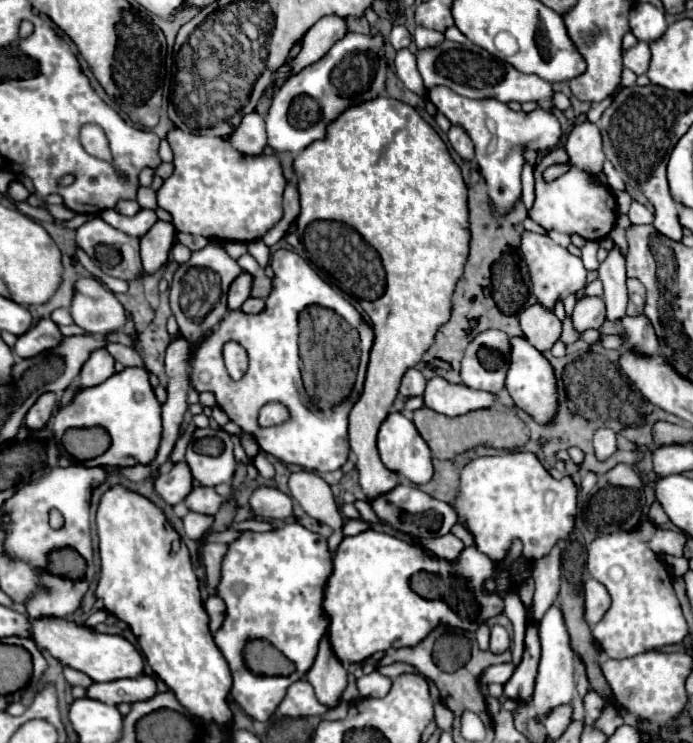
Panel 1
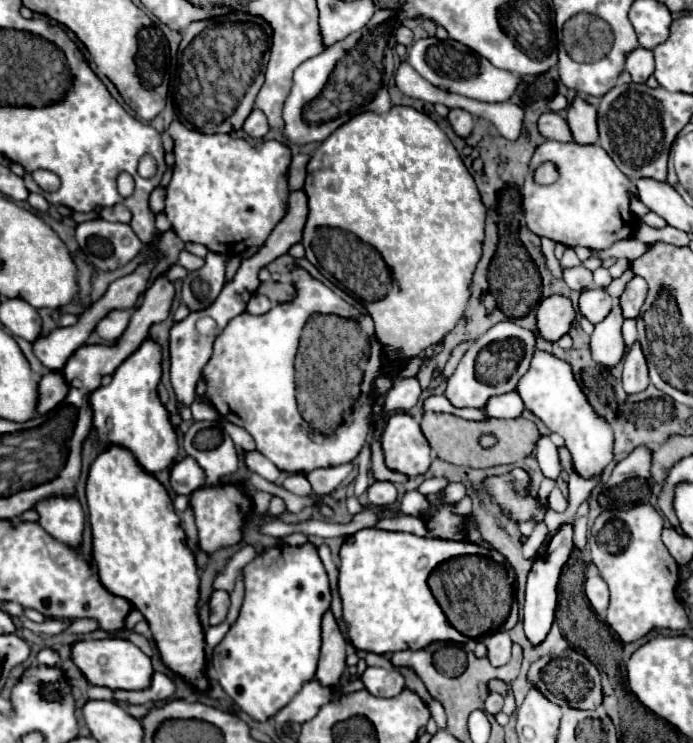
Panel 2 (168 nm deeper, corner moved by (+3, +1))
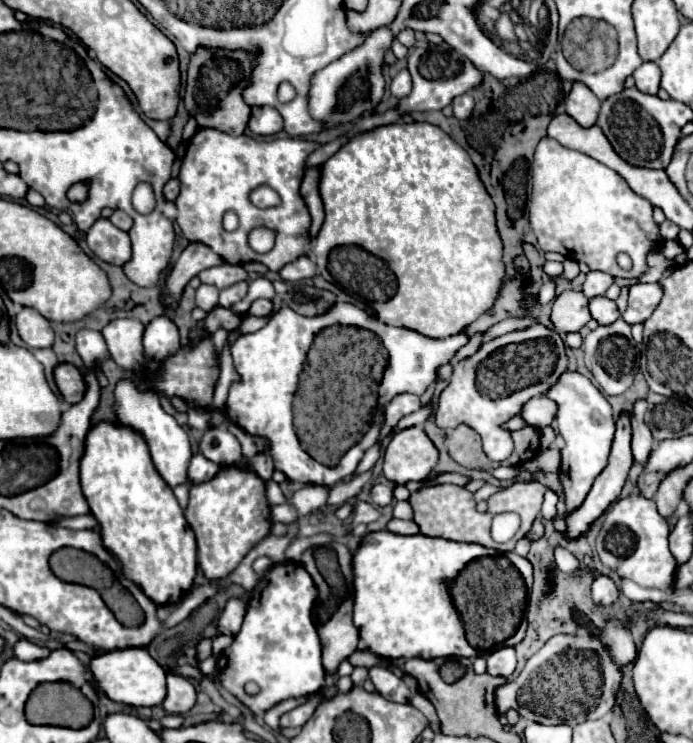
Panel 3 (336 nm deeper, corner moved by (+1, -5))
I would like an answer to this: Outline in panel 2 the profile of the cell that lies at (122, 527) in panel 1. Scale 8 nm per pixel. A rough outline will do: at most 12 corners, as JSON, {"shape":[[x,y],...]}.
{"shape":[[123,446],[87,476],[101,584],[205,690],[199,576],[169,492]]}

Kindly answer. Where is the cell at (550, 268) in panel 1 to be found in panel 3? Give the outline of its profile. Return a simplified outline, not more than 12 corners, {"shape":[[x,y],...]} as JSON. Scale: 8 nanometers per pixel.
{"shape":[[589,272],[583,282],[583,294],[595,298],[607,292],[613,276]]}

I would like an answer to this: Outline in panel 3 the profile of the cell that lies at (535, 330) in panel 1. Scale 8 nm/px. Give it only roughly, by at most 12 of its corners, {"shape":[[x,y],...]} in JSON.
{"shape":[[581,290],[553,300],[553,330],[579,332],[591,320]]}

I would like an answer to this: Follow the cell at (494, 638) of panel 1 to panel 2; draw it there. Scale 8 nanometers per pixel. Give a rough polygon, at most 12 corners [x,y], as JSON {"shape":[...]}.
{"shape":[[507,632],[487,634],[487,658],[503,666],[511,658],[511,638]]}

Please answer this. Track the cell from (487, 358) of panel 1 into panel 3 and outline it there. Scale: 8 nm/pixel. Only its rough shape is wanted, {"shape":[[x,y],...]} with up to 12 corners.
{"shape":[[541,324],[485,342],[439,396],[443,430],[467,424],[485,454],[513,452],[499,424],[565,370]]}

